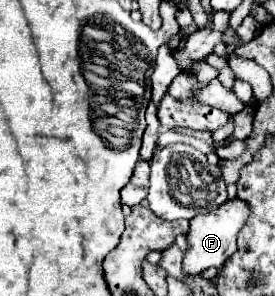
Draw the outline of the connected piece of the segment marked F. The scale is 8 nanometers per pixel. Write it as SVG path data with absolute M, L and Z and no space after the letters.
M238 198L228 200L228 204L222 204L214 212L208 212L208 214L192 218L190 228L186 232L188 248L186 248L184 258L182 258L184 276L198 276L206 268L212 268L212 266L220 268L234 254L236 236L238 236L238 232L240 232L244 222L246 222L246 206Z

